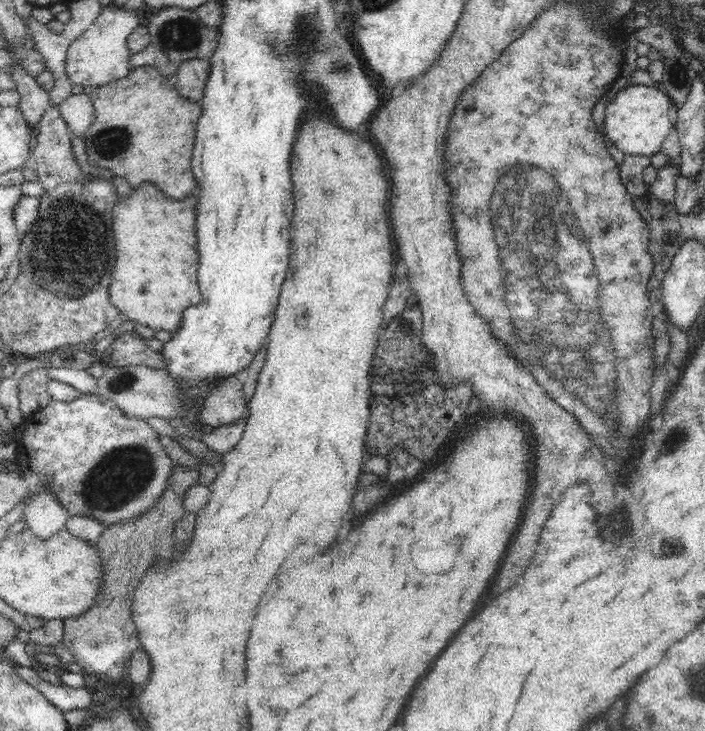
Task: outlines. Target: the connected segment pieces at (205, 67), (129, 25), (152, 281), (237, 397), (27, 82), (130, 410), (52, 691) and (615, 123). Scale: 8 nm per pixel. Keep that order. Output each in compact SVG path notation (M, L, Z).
M194 59L178 64L179 69L172 77L172 85L184 98L200 104L211 71L210 61Z
M106 7L100 11L92 26L88 26L77 40L70 44L64 60L64 73L70 86L82 86L90 92L98 87L123 79L131 70L131 52L128 49L128 38L139 25L134 11Z
M142 184L126 200L119 200L113 206L116 268L109 301L123 319L174 333L184 309L202 300L196 278L197 195L174 201L152 184Z
M228 377L226 382L216 385L208 400L204 400L204 408L200 419L210 429L219 426L233 425L239 419L246 421L250 416L249 402L243 390L244 384L236 377Z
M20 63L12 67L11 77L16 82L20 95L17 107L22 113L22 119L28 123L32 138L35 138L37 126L49 107L49 94L38 87L37 79L30 77Z
M144 366L107 367L97 379L95 392L91 393L101 400L116 404L118 410L129 420L147 420L149 418L176 419L182 417L179 400L175 396L175 384L164 369L150 369Z
M20 665L16 666L15 670L30 686L38 690L42 697L46 698L62 713L68 712L68 710L87 710L88 705L92 702L92 694L85 686L74 688L52 685L48 681L40 679L35 670L23 668Z
M644 85L624 86L608 104L604 116L602 130L608 142L612 142L618 150L632 156L652 156L664 148L664 140L672 130L673 114L670 99L656 86Z

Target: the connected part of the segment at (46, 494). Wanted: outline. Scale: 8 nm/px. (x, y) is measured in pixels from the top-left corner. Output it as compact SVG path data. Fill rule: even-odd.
M40 489L24 508L23 522L40 540L55 536L68 520L68 514L50 489Z

